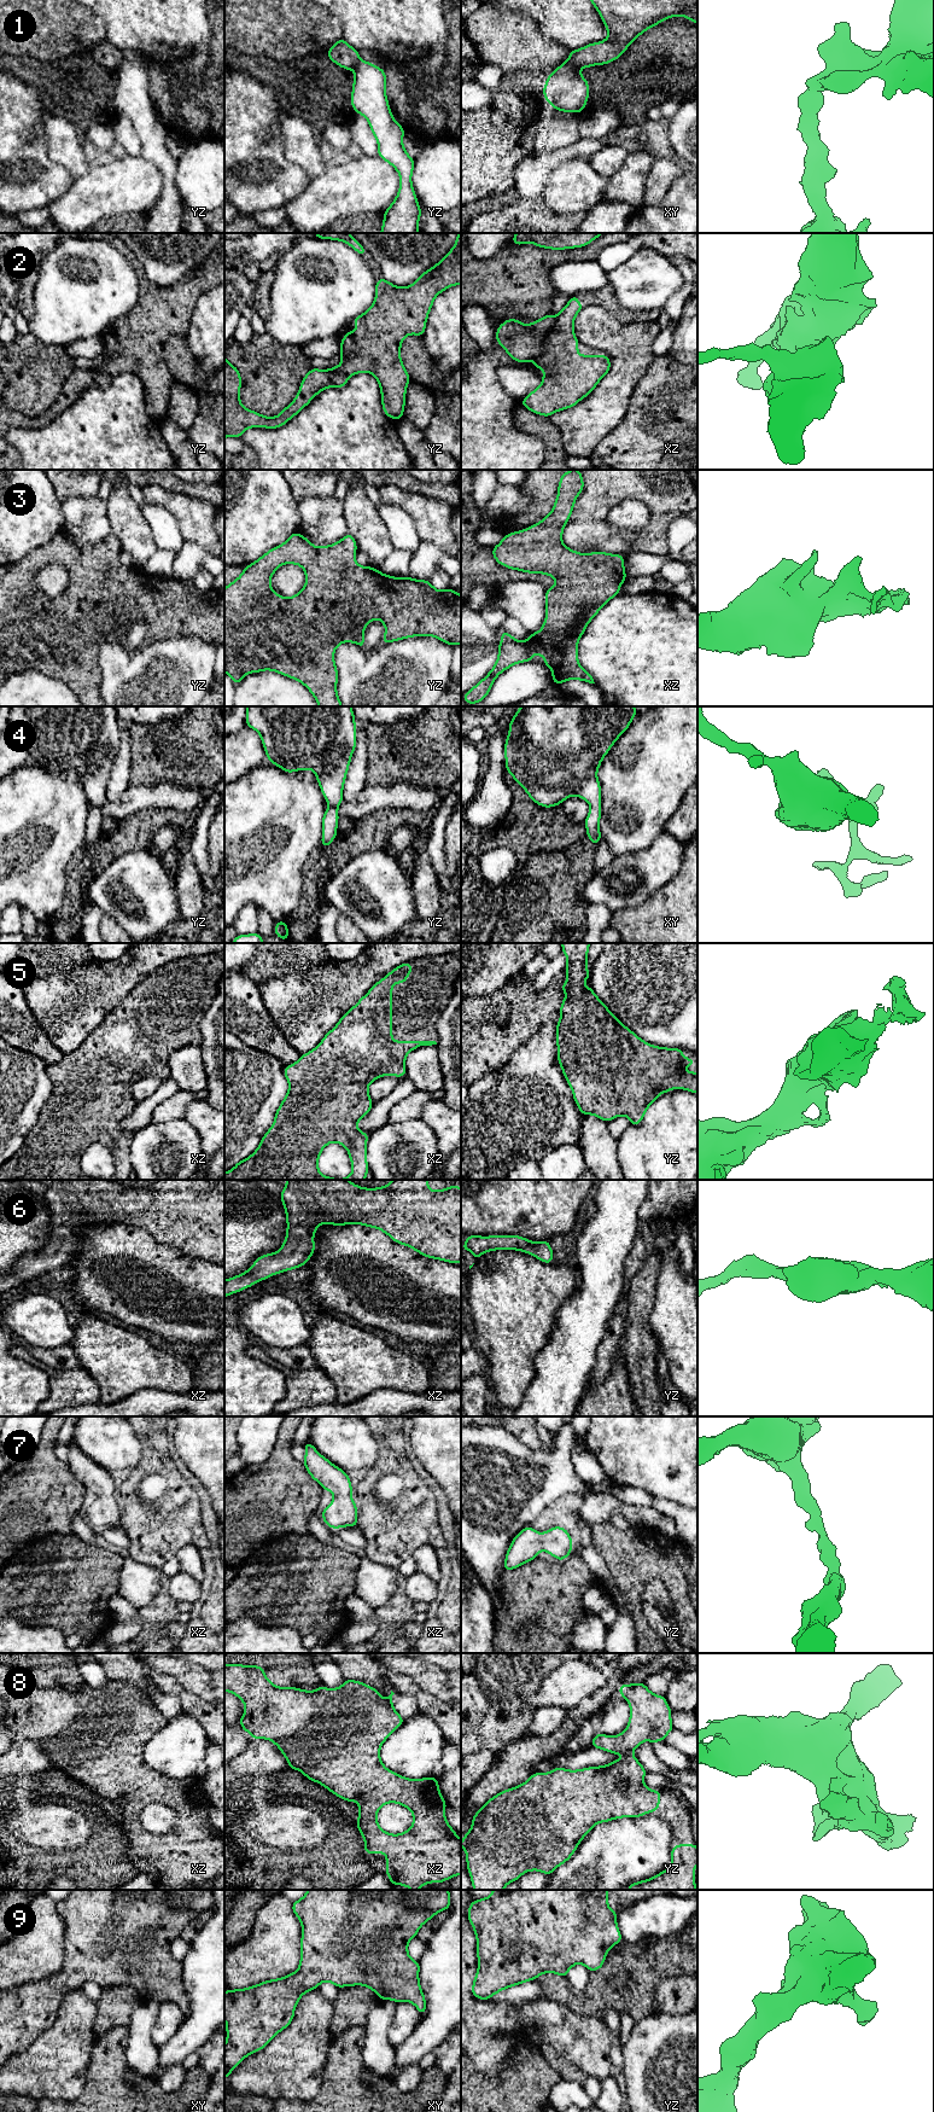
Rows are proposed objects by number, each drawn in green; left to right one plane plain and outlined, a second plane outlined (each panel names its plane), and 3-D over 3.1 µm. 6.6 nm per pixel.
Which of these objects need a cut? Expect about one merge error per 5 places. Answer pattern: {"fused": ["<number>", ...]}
{"fused": ["1", "2"]}

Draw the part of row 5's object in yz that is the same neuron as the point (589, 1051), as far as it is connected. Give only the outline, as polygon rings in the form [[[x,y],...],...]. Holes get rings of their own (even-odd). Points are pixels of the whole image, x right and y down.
[[[561,943],[561,947],[567,956],[567,981],[561,987],[566,997],[556,1024],[558,1060],[580,1113],[605,1122],[627,1116],[632,1125],[638,1125],[660,1094],[676,1088],[697,1093],[697,1072],[682,1071],[683,1066],[695,1064],[694,1058],[685,1058],[679,1048],[644,1042],[607,1008],[590,985],[584,985],[588,977],[591,979],[591,972],[586,971],[590,943]]]

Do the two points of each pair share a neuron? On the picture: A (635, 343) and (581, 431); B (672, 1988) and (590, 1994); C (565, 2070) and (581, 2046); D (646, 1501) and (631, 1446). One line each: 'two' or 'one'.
A: one
B: two
C: two
D: two

